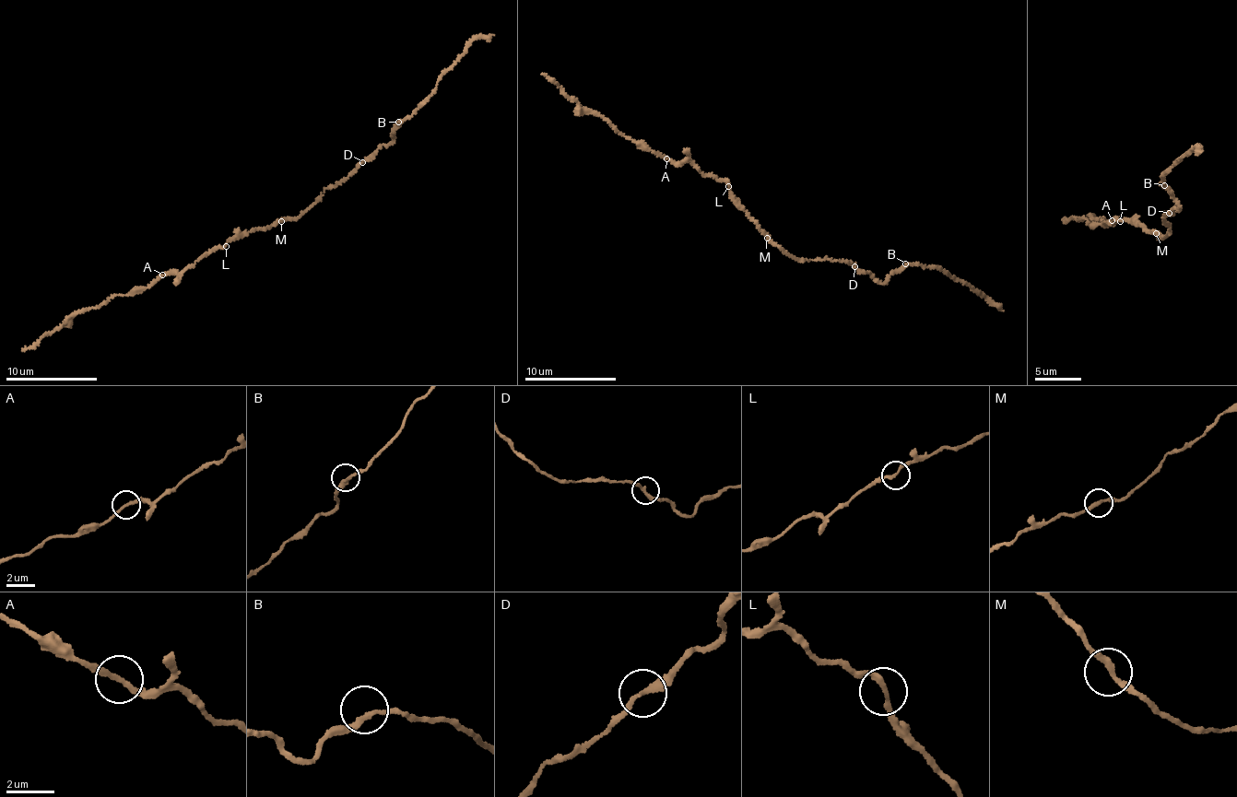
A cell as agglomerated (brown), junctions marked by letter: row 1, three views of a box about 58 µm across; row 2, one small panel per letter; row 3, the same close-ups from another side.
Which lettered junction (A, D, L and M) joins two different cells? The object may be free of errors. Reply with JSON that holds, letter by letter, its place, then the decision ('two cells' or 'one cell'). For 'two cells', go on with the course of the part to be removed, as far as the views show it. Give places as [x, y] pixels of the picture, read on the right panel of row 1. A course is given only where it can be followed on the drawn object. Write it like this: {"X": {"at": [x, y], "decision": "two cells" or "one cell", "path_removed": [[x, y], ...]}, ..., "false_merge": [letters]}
{"A": {"at": [1112, 220], "decision": "one cell"}, "D": {"at": [1169, 213], "decision": "one cell"}, "L": {"at": [1120, 221], "decision": "one cell"}, "M": {"at": [1156, 233], "decision": "one cell"}, "false_merge": []}

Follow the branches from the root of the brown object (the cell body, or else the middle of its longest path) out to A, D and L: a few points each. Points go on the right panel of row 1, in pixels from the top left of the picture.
A: (1153, 231), (1132, 220), (1119, 220), (1119, 217), (1106, 225), (1110, 225), (1114, 221), (1112, 220)
D: (1153, 231), (1161, 239), (1169, 233), (1171, 226), (1163, 222), (1164, 216), (1169, 213)
L: (1153, 231), (1132, 220), (1120, 221)

